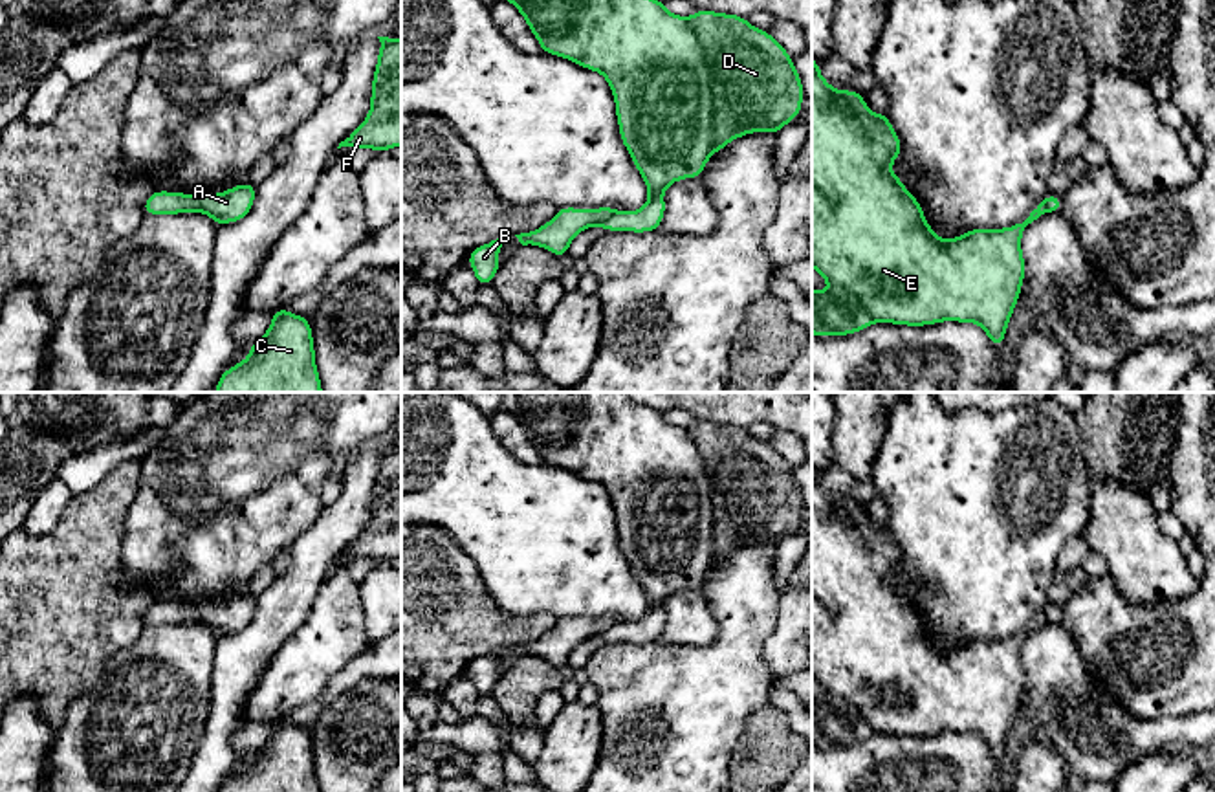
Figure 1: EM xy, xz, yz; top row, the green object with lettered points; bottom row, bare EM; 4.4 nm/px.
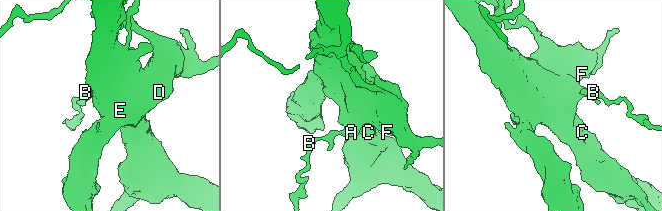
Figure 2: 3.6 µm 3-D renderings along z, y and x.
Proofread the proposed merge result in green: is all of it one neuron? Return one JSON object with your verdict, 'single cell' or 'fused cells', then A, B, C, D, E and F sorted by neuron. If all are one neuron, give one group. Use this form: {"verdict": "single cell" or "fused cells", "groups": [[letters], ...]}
{"verdict": "fused cells", "groups": [["A", "D", "F"], ["B", "C", "E"]]}

